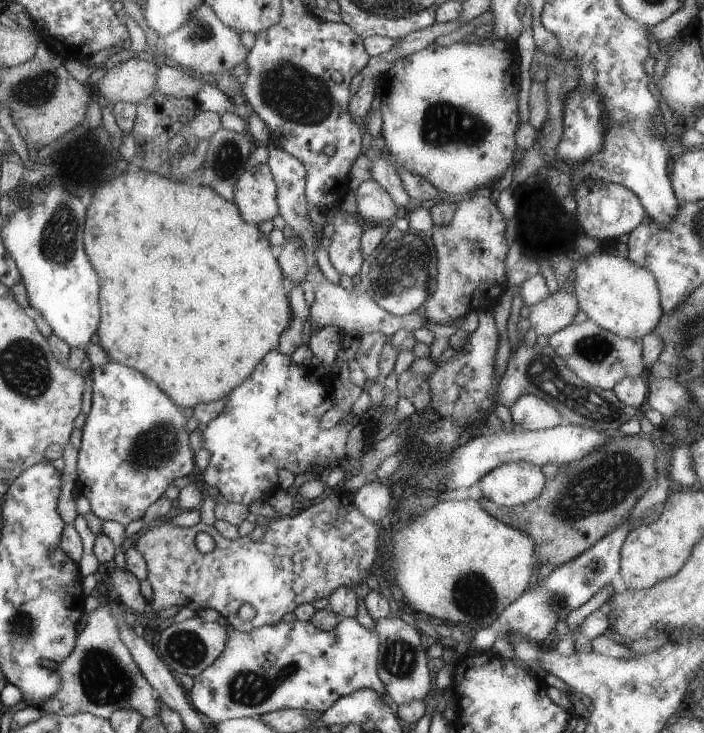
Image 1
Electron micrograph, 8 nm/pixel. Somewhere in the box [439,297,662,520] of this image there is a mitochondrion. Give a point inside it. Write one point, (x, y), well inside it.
(543, 374)

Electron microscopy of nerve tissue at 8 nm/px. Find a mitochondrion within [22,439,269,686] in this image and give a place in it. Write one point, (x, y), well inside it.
(186, 647)

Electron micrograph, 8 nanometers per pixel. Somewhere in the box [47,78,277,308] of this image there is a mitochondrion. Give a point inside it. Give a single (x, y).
(228, 159)

